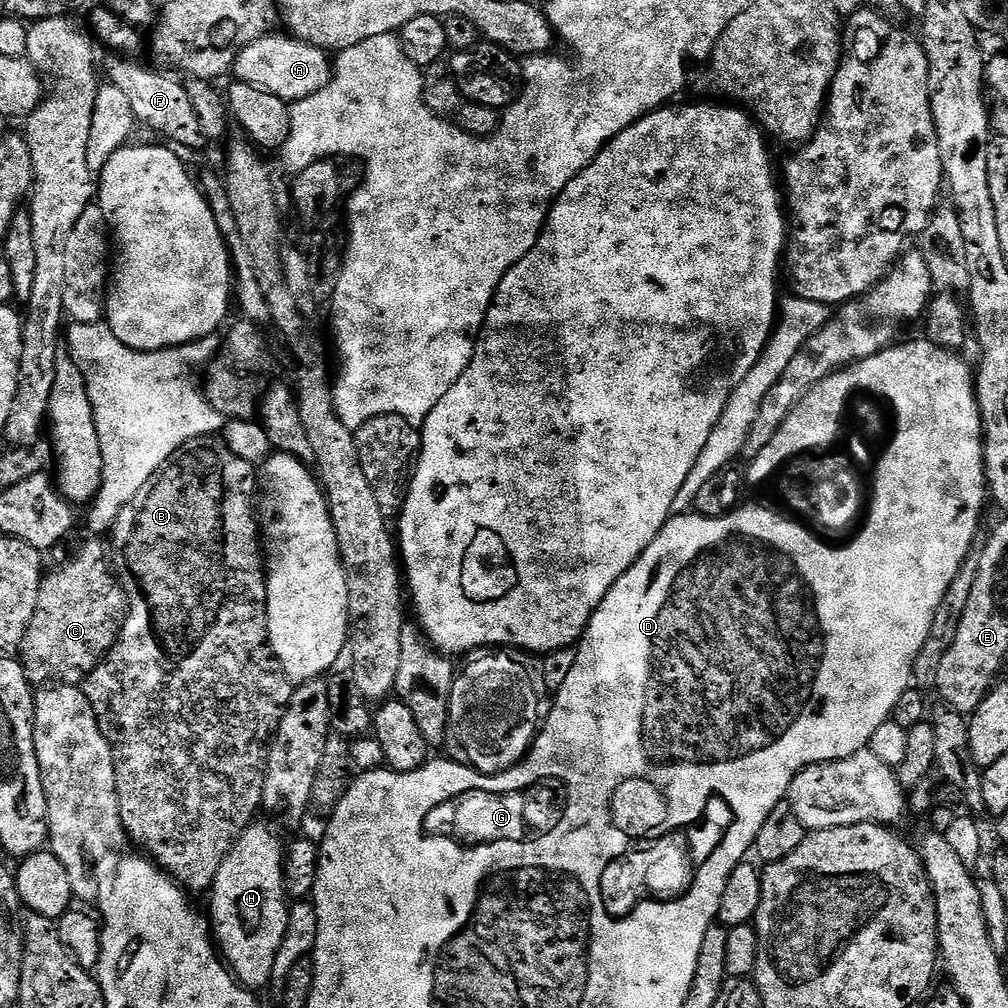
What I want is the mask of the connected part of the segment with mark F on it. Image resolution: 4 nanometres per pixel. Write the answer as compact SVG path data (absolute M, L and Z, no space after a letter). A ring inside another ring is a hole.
M120 54L109 55L109 60L103 61L102 68L108 71L109 83L116 85L118 90L125 94L126 98L130 101L130 106L133 114L136 116L137 121L143 125L146 124L150 129L158 132L160 135L186 147L198 150L208 144L207 136L201 128L200 118L196 114L194 104L190 98L185 83L181 84L170 76L152 72L136 63L135 59L125 58Z

